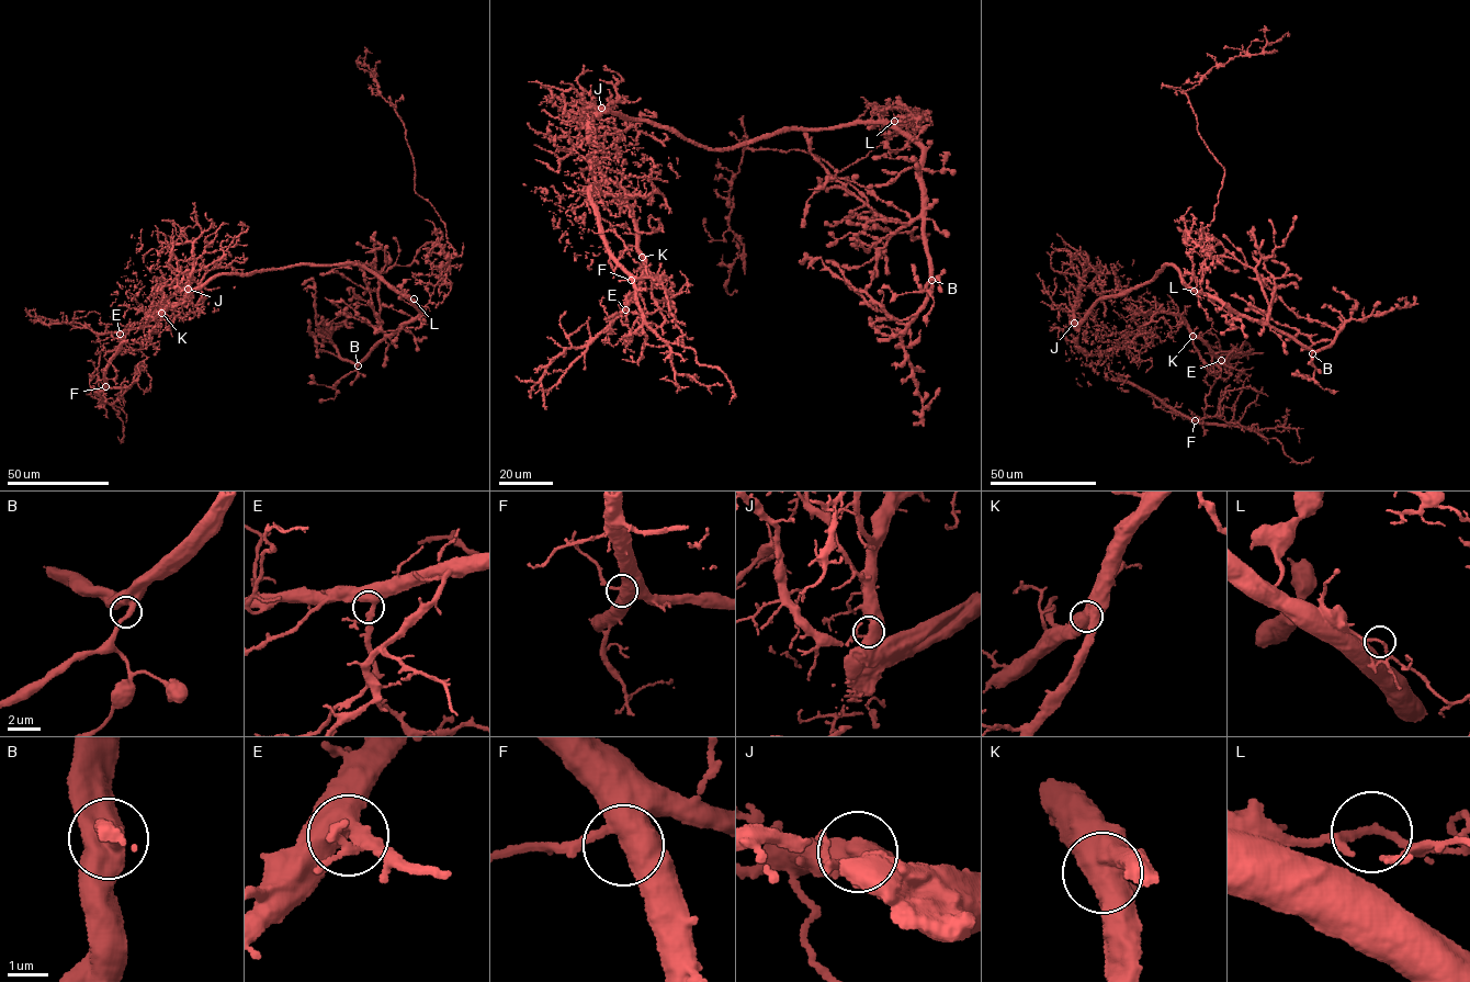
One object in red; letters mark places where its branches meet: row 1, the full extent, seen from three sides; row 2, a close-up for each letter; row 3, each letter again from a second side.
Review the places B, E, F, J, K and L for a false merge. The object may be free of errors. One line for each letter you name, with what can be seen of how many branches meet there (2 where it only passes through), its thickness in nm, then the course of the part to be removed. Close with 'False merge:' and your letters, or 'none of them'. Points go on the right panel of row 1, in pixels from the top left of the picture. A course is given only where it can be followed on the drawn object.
L: Branches: 3. Thickness 140 nm. Course of the part to remove: (1194, 291), (1198, 296), (1189, 250), (1214, 218), (1224, 173), (1184, 92), (1213, 67), (1261, 54), (1289, 35)
False merge: L

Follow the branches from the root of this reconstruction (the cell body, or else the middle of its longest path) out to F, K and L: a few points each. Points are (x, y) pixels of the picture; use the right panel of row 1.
F: (1126, 292), (1097, 301), (1074, 343), (1100, 353), (1138, 315), (1180, 315), (1232, 373), (1217, 414), (1195, 420)
K: (1126, 292), (1097, 301), (1077, 347), (1109, 351), (1144, 313), (1178, 315), (1193, 336)
L: (1126, 292), (1152, 280), (1165, 266), (1174, 264), (1194, 291)

